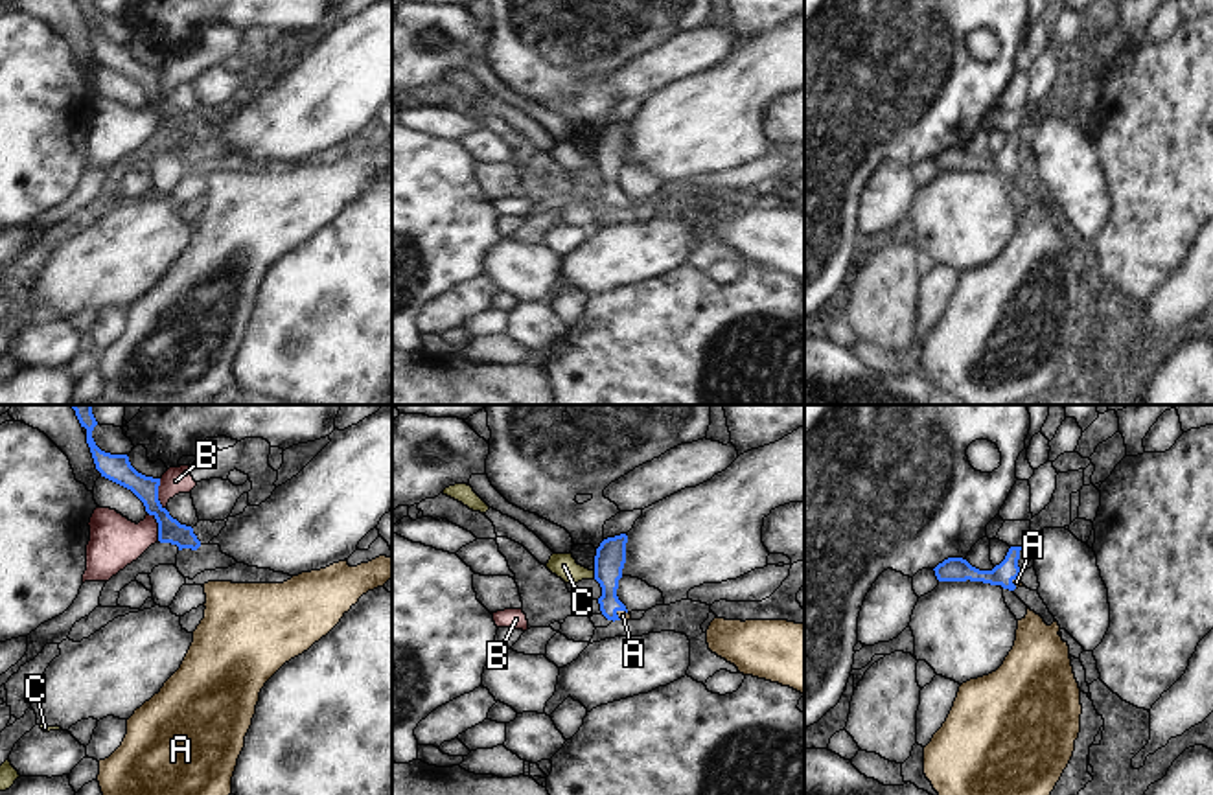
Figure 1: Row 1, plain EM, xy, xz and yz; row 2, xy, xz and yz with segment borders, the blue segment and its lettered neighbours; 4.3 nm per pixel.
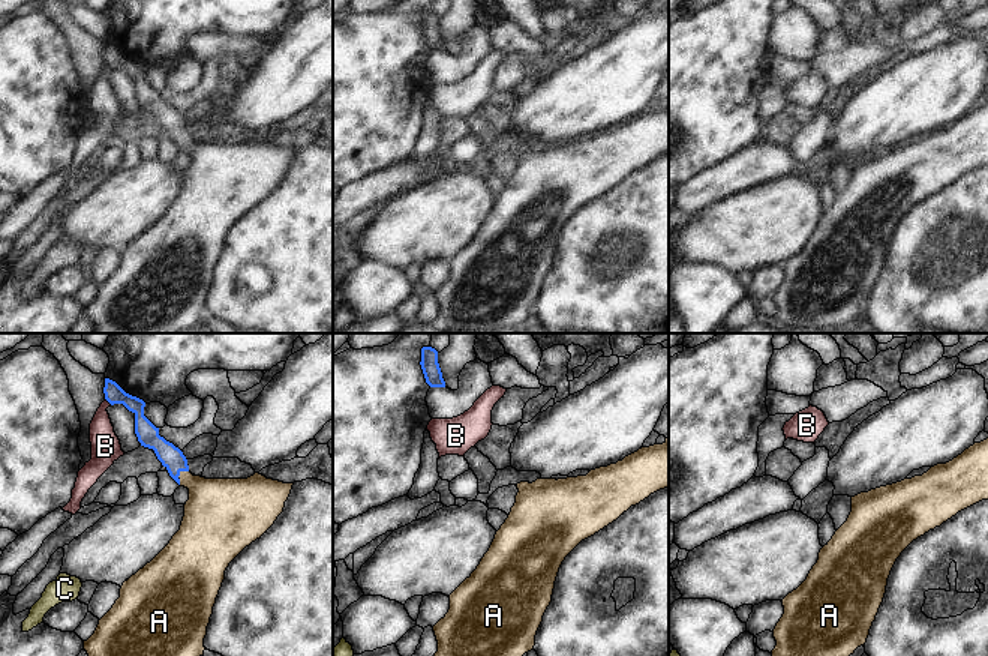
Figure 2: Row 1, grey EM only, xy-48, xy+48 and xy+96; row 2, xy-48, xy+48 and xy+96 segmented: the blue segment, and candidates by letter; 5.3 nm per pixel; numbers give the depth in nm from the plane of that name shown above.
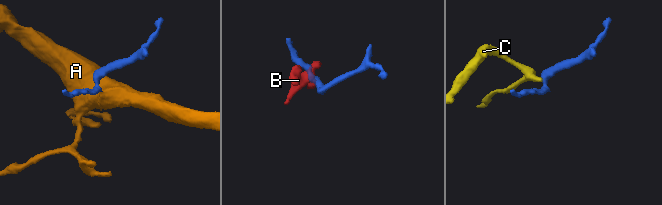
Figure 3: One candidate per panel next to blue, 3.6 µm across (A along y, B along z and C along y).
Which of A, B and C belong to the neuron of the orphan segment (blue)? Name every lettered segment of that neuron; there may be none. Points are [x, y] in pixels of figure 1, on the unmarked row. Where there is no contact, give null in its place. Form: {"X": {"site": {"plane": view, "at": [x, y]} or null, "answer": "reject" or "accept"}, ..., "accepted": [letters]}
{"A": {"site": {"plane": "xz", "at": [621, 197]}, "answer": "accept"}, "B": {"site": {"plane": "xy", "at": [157, 83]}, "answer": "reject"}, "C": {"site": {"plane": "xz", "at": [595, 162]}, "answer": "reject"}, "accepted": ["A"]}

